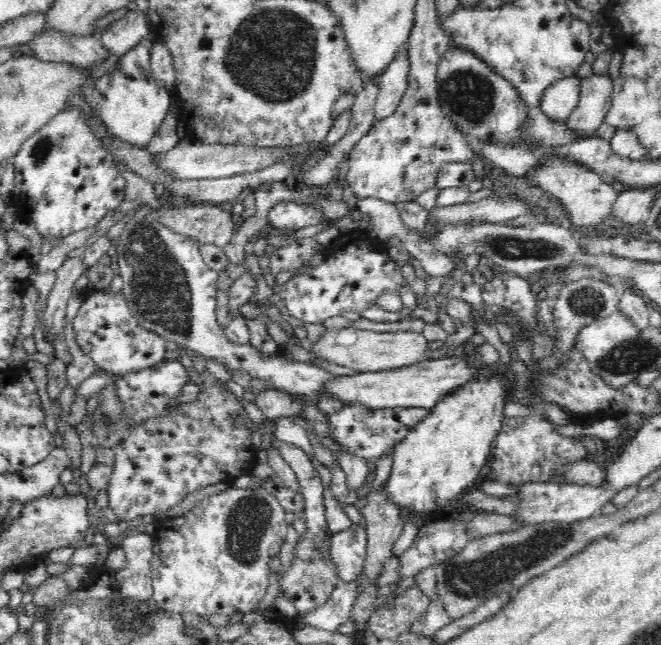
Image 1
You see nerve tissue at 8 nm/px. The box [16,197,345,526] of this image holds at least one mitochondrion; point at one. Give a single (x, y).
(161, 292)

